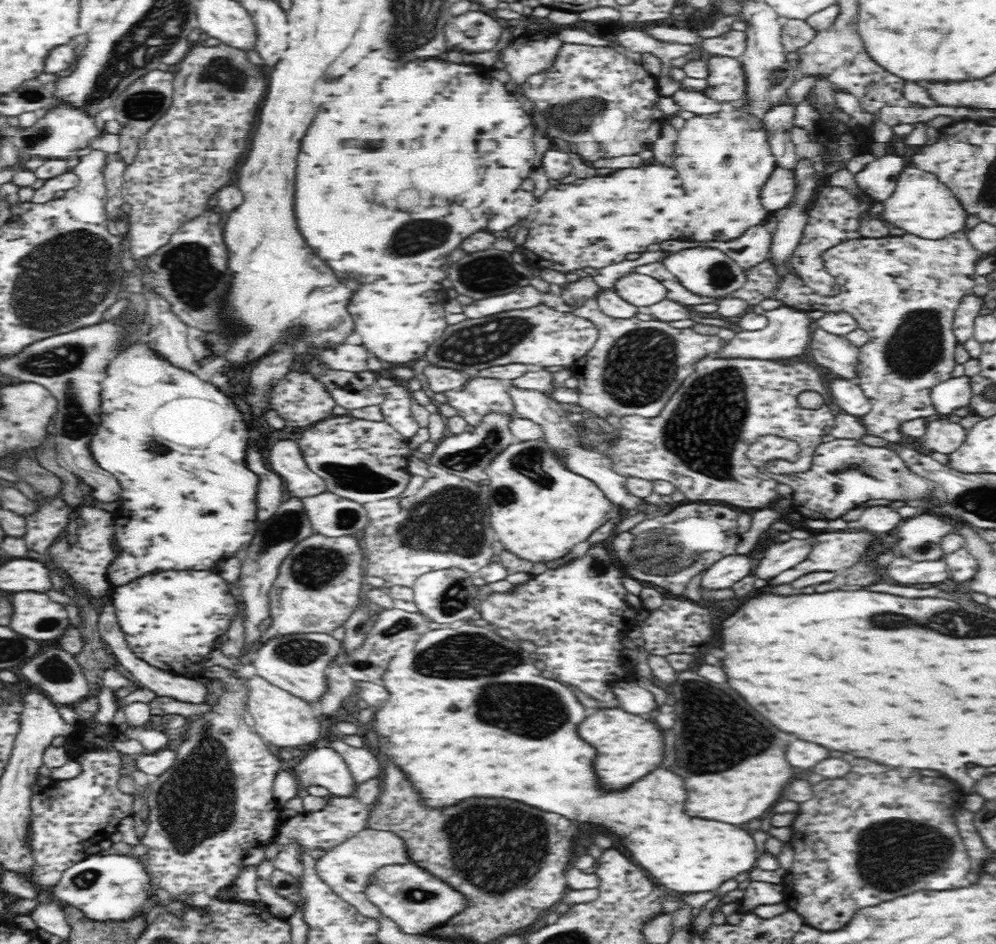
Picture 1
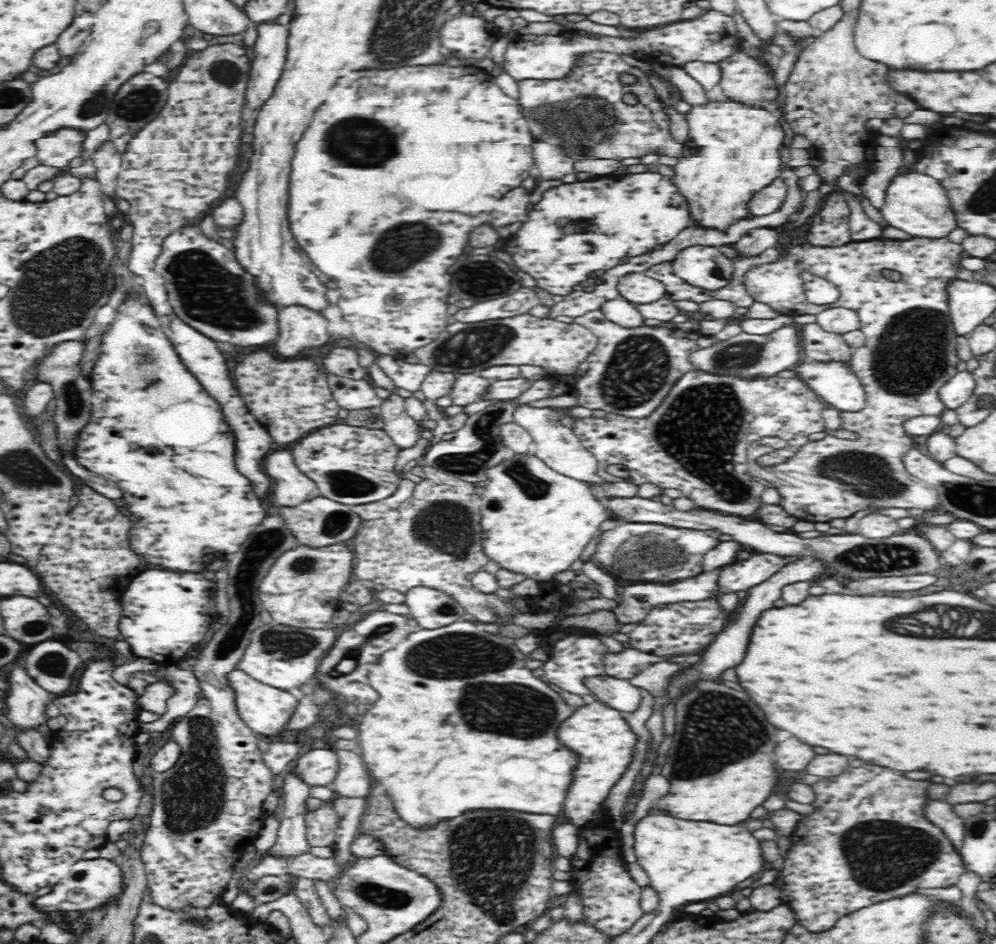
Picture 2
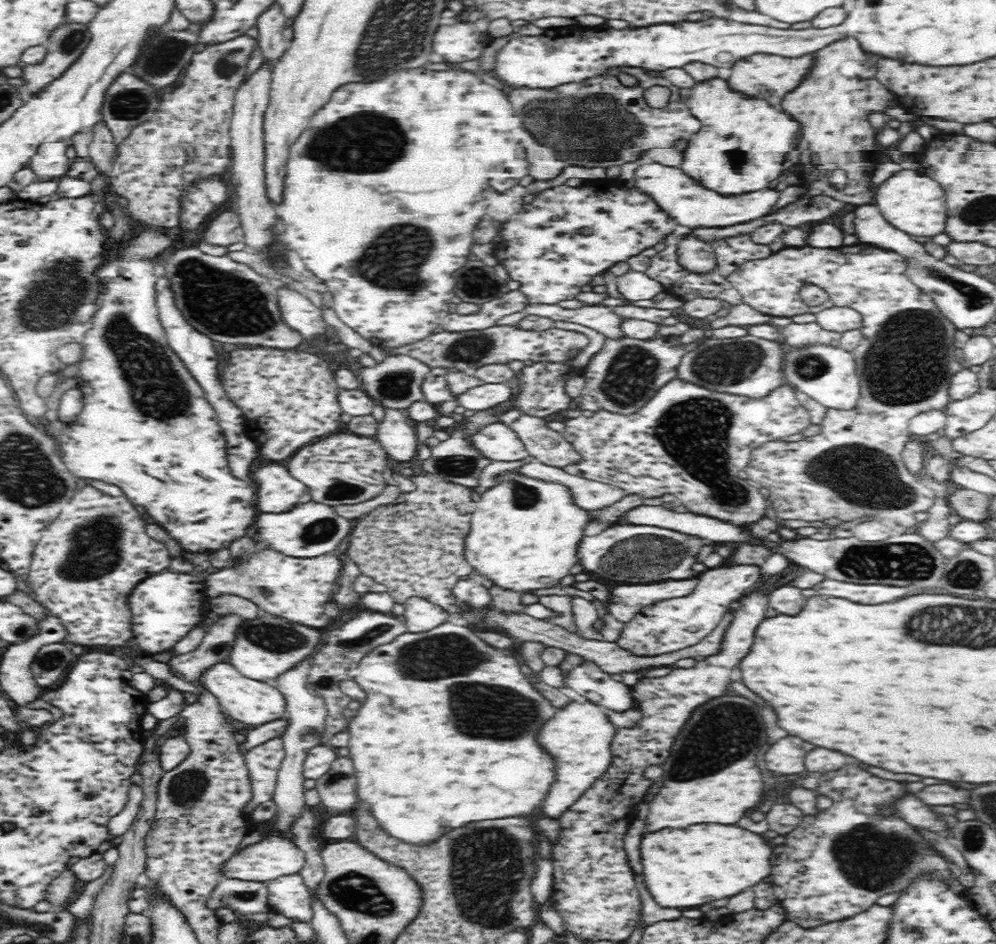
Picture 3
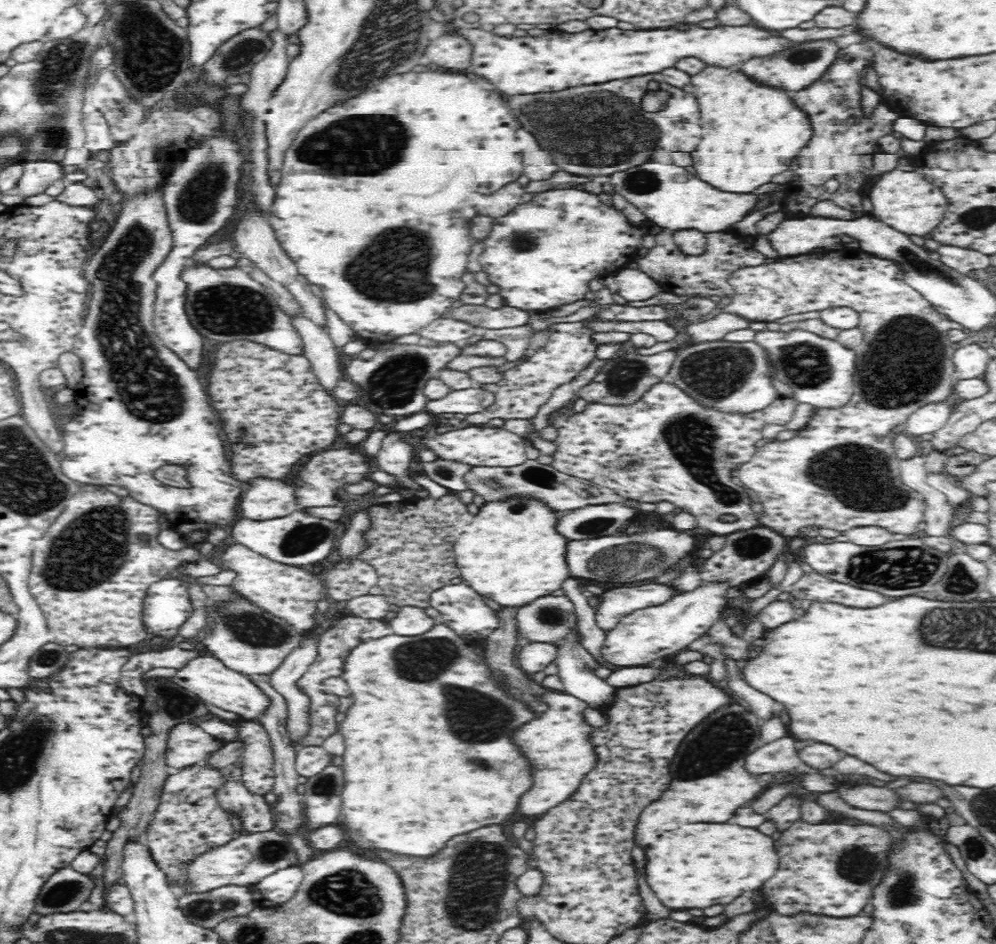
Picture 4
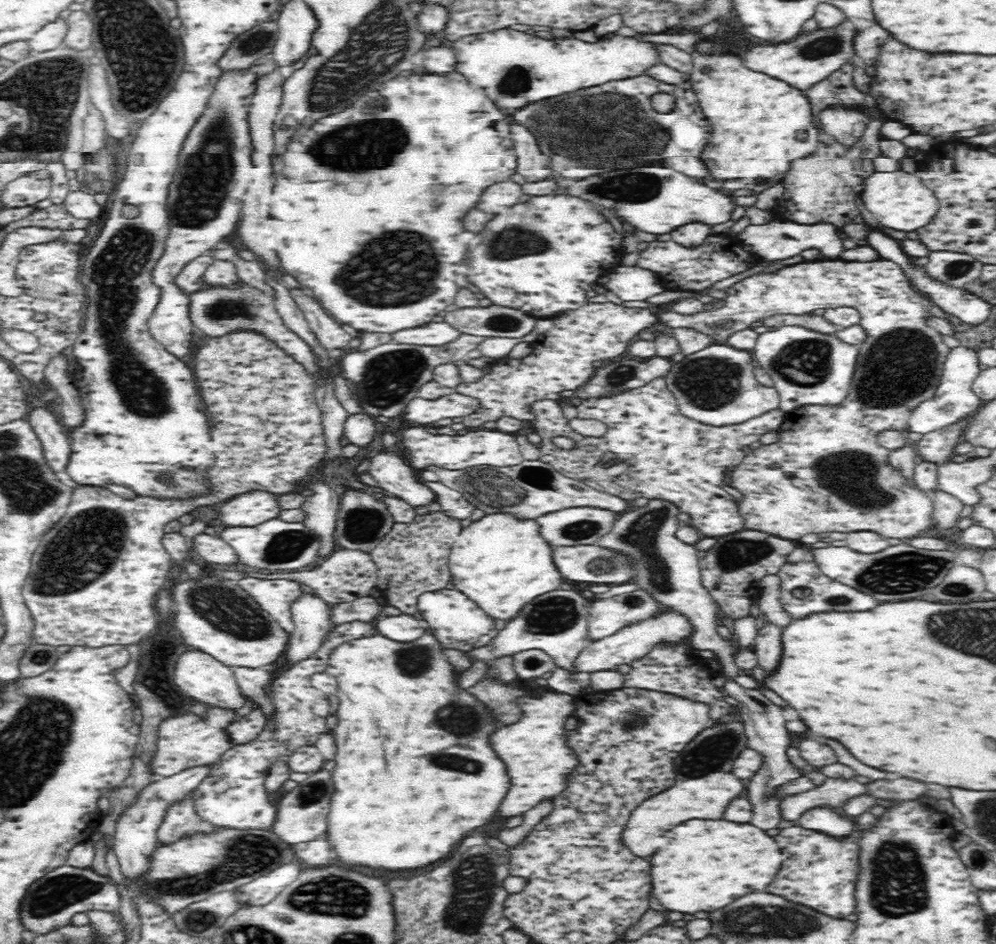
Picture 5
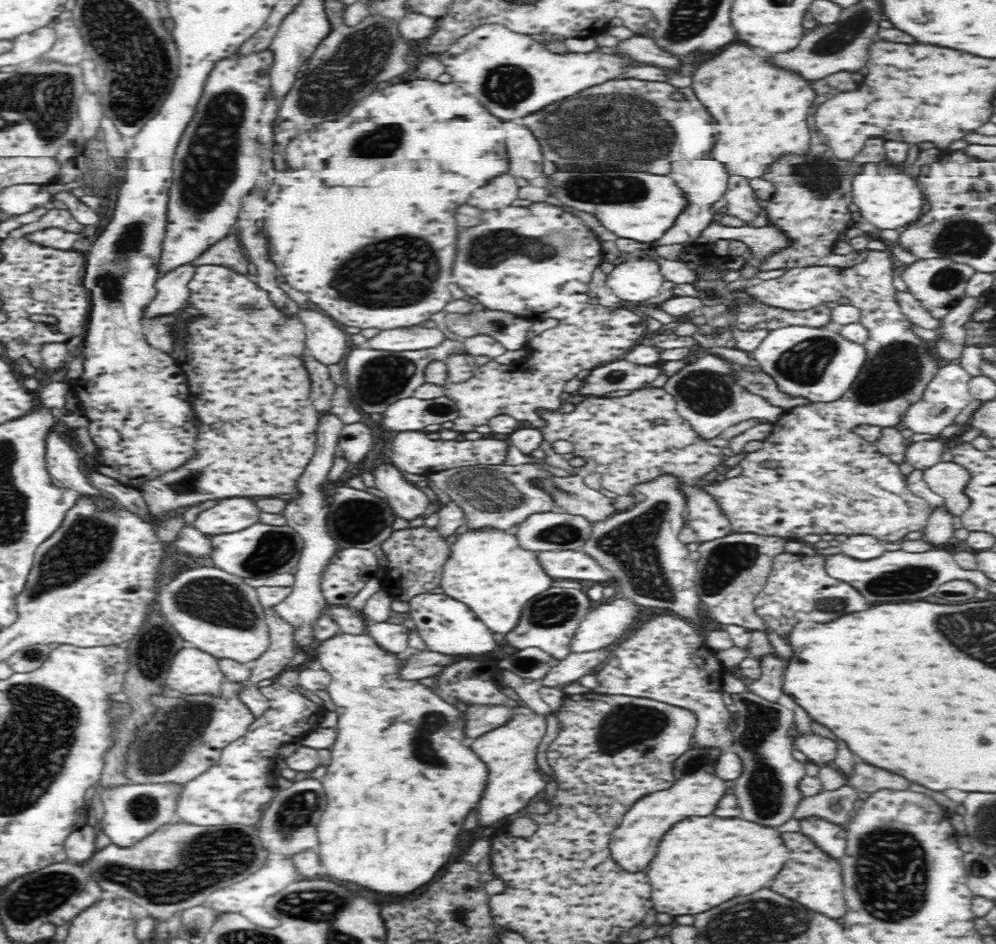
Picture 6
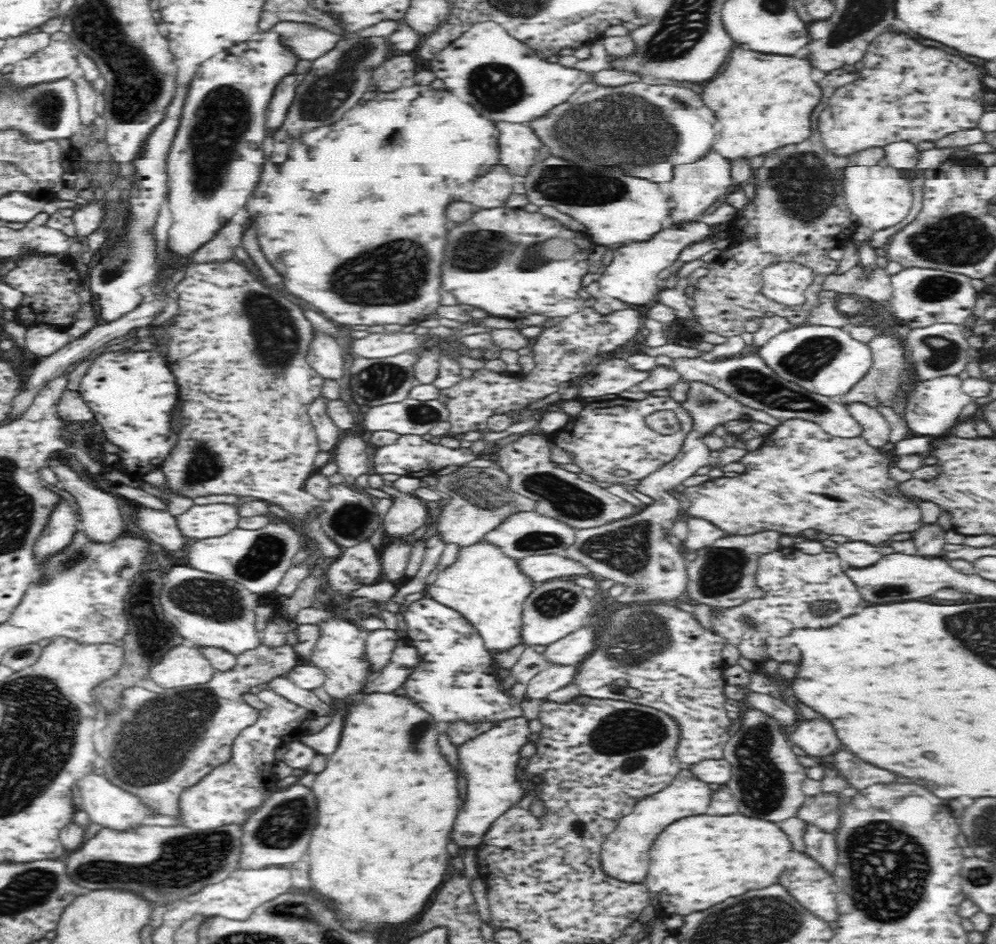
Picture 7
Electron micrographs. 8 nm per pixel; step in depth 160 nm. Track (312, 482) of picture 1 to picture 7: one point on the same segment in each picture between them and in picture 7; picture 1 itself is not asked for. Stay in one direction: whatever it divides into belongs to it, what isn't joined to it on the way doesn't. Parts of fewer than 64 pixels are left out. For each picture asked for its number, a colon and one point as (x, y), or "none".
2: (289, 488)
3: (276, 492)
4: (266, 499)
5: (249, 509)
6: (234, 514)
7: (199, 522)

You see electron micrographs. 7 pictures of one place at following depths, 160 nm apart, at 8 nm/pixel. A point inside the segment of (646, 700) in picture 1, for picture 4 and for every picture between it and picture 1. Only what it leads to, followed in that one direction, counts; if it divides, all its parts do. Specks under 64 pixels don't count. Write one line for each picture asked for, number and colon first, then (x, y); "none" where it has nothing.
2: (621, 695)
3: (586, 678)
4: (550, 619)

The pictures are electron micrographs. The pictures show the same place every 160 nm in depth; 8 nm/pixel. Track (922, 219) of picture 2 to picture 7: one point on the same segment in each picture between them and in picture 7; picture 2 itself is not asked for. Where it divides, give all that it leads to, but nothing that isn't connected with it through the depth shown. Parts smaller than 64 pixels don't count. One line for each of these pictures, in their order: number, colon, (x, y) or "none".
3: (917, 204)
4: (908, 202)
5: (899, 200)
6: (888, 199)
7: (880, 196)

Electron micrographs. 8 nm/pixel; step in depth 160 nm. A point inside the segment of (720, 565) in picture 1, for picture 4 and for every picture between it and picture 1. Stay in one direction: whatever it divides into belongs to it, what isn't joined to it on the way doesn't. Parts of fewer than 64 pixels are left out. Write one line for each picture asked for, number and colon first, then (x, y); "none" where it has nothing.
2: (637, 599)
3: (624, 601)
4: (615, 603)

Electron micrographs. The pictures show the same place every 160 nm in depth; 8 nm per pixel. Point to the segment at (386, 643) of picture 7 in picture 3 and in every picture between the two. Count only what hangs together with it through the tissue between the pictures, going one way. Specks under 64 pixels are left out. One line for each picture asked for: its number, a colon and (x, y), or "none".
3: (420, 615)
4: (409, 621)
5: (403, 628)
6: (393, 638)

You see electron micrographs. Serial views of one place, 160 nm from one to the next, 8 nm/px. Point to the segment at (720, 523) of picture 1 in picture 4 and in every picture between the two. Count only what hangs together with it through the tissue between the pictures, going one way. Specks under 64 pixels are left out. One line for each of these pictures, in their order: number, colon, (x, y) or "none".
2: (633, 551)
3: (627, 551)
4: (613, 561)

